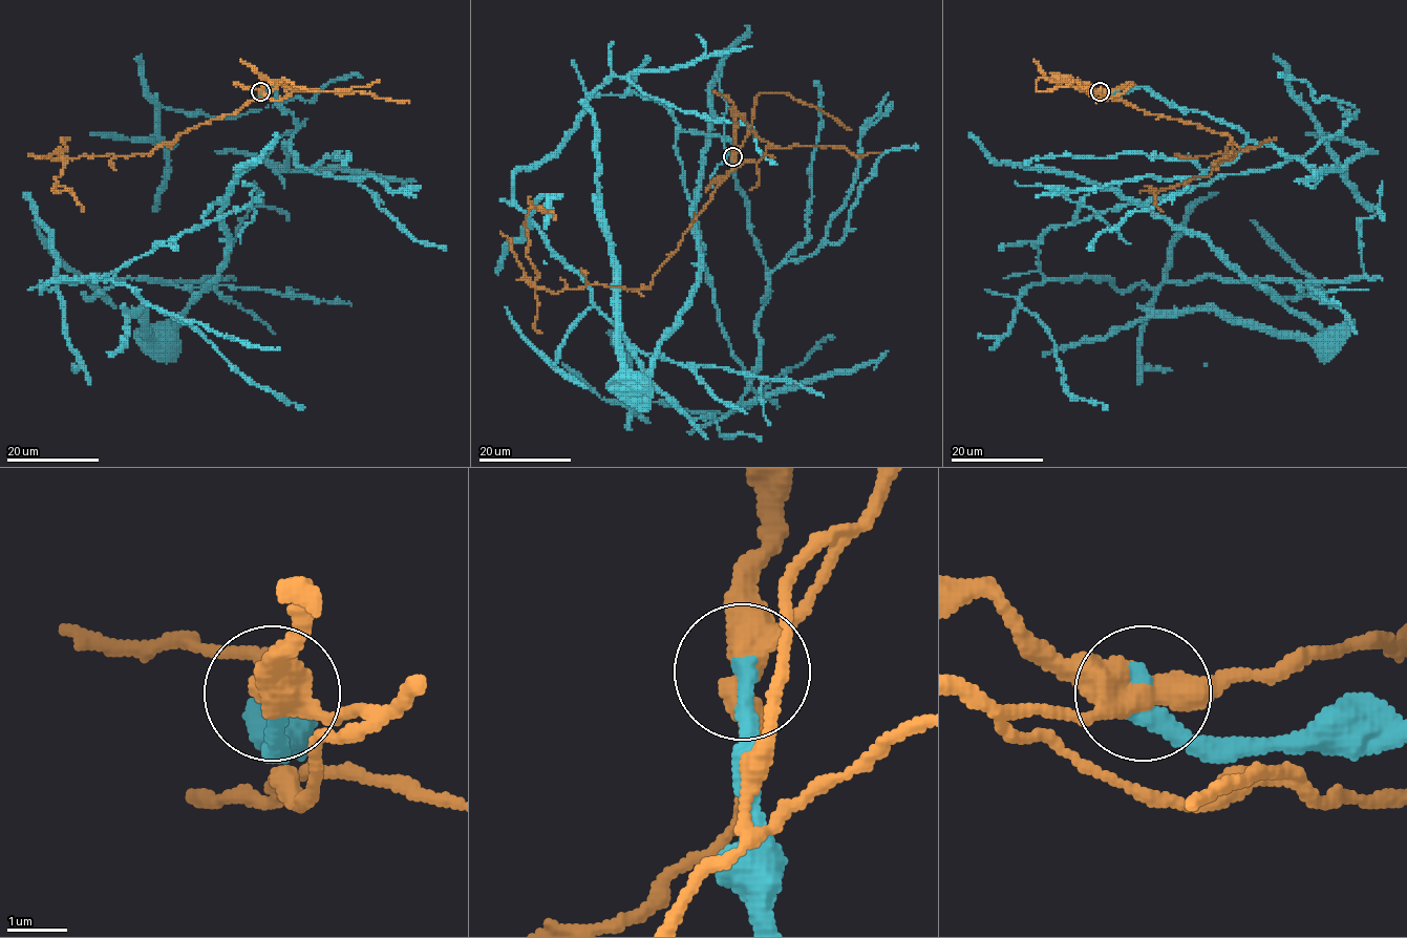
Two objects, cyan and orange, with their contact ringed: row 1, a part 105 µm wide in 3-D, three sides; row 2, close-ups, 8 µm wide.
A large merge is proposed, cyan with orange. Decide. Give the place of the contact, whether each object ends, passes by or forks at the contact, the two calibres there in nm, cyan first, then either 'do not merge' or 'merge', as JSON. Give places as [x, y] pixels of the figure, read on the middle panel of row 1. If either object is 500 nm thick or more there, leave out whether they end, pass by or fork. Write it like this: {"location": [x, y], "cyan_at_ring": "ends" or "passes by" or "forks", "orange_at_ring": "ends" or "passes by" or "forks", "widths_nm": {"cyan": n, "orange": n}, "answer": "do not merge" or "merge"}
{"location": [732, 156], "cyan_at_ring": "ends", "orange_at_ring": "forks", "widths_nm": {"cyan": 400, "orange": 400}, "answer": "do not merge"}

